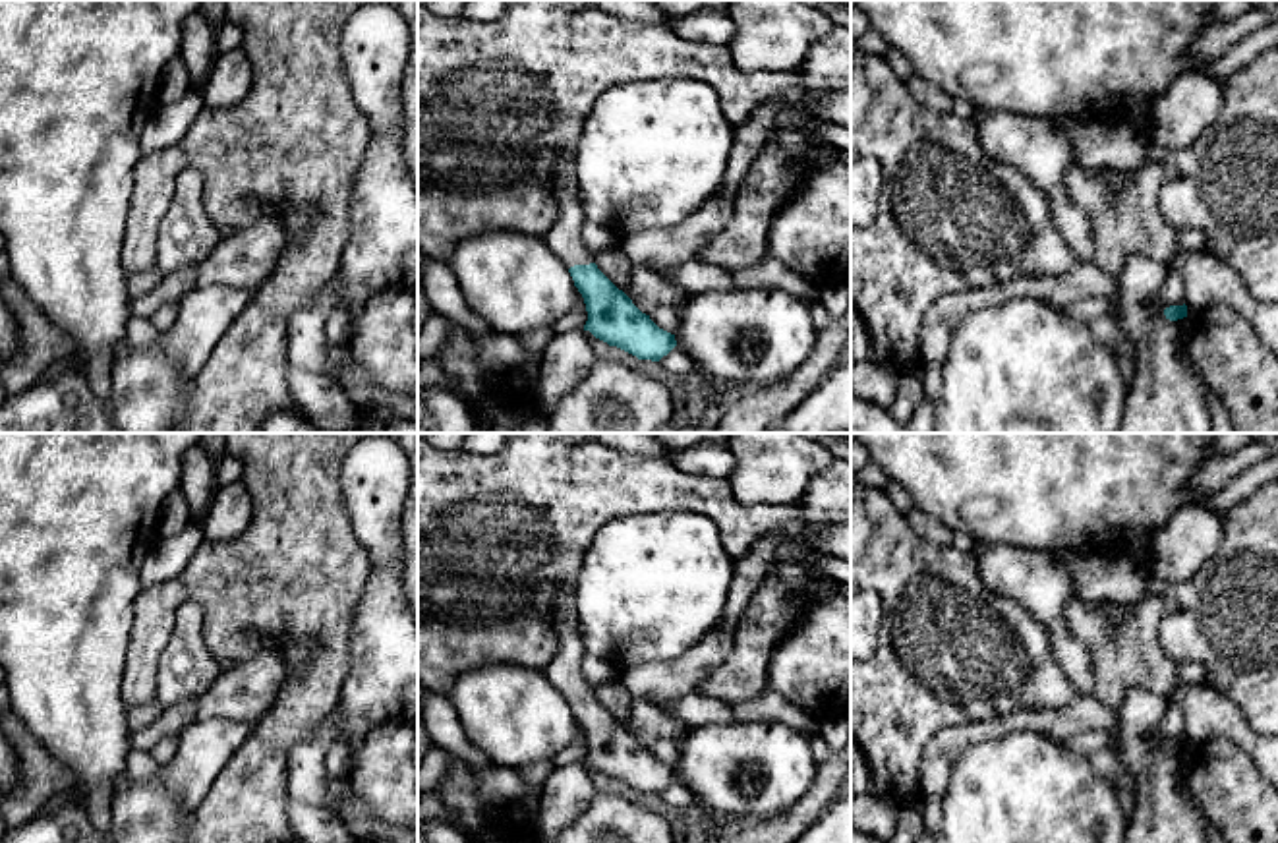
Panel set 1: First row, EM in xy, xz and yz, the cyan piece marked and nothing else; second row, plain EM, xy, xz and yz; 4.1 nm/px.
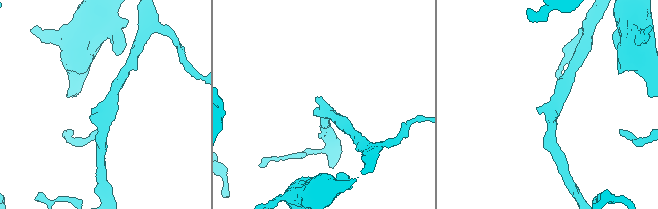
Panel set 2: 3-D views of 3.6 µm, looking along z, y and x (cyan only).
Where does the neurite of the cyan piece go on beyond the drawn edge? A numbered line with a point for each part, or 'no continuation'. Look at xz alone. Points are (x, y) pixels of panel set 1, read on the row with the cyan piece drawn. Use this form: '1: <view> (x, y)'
1: xz (563, 238)

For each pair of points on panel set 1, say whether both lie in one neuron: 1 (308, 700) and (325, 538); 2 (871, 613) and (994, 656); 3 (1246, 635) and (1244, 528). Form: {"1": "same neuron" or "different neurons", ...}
{"1": "same neuron", "2": "different neurons", "3": "same neuron"}

